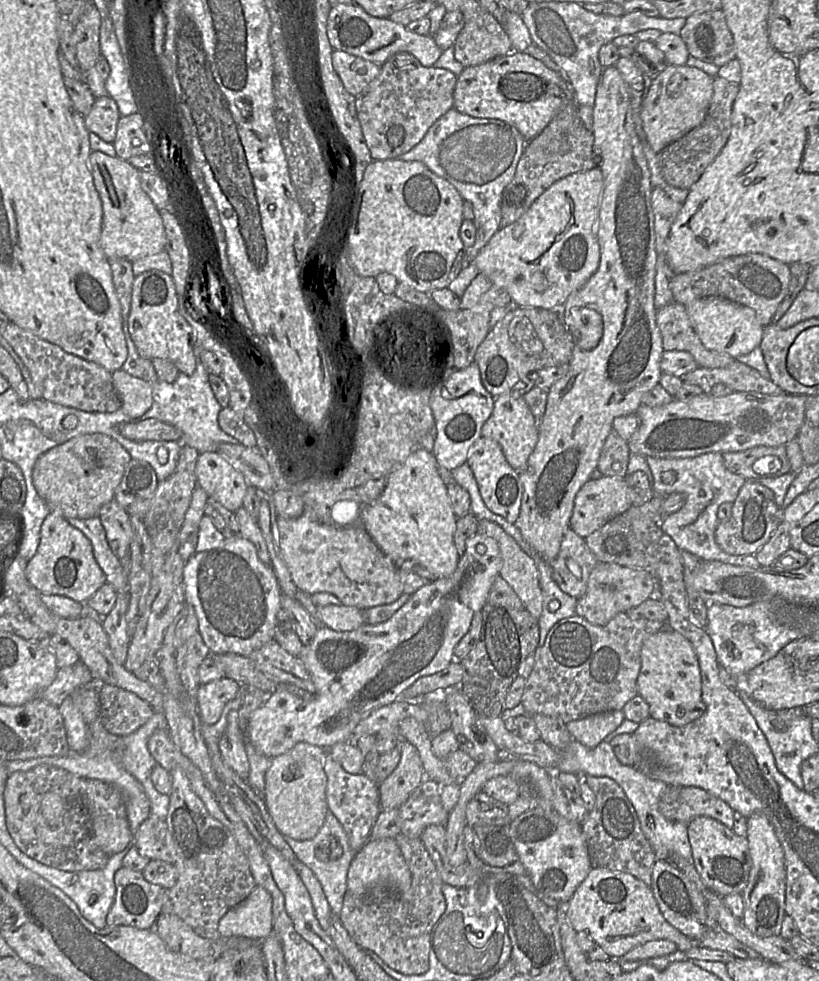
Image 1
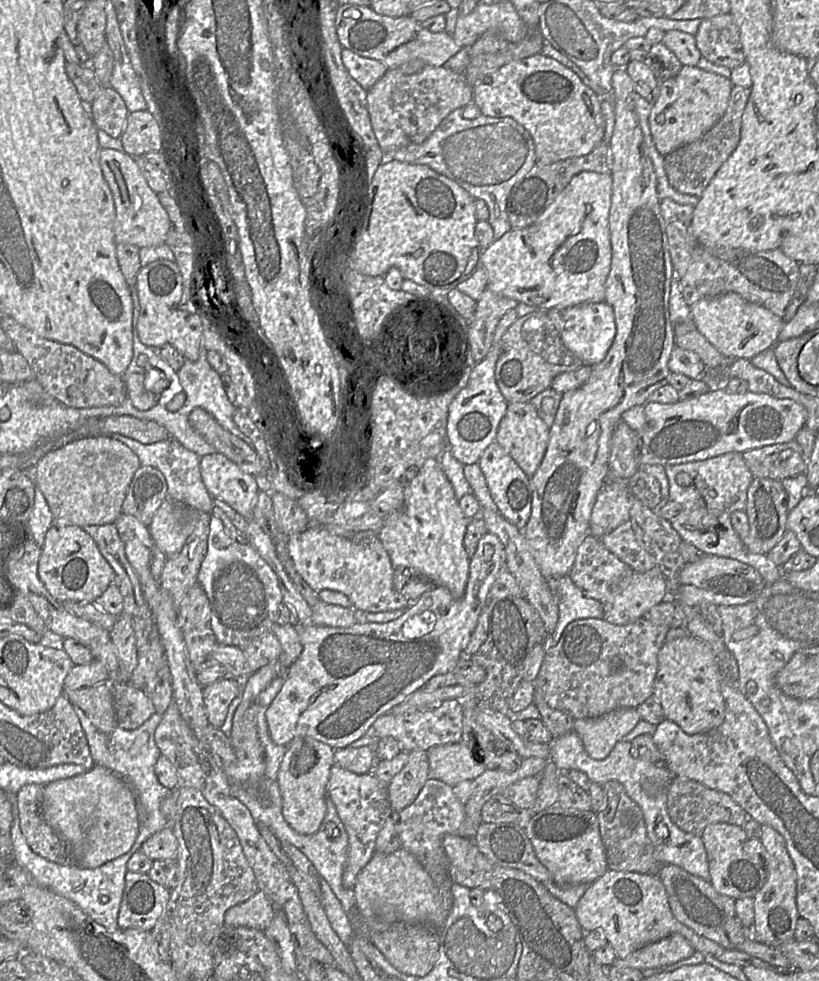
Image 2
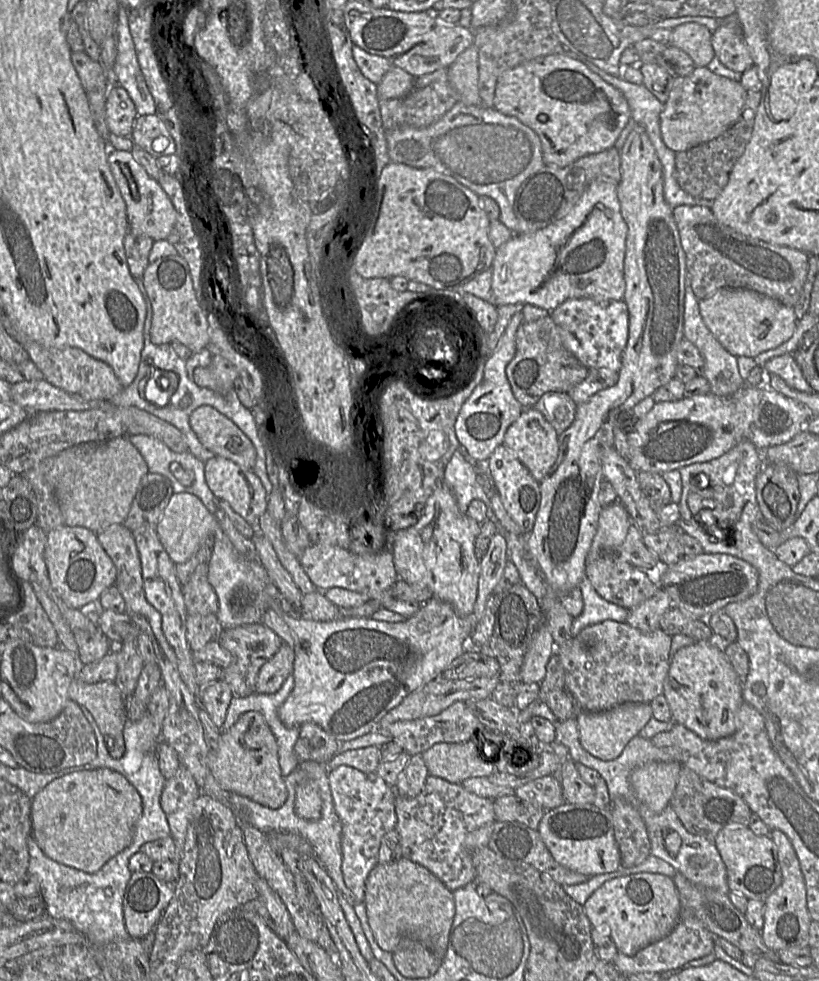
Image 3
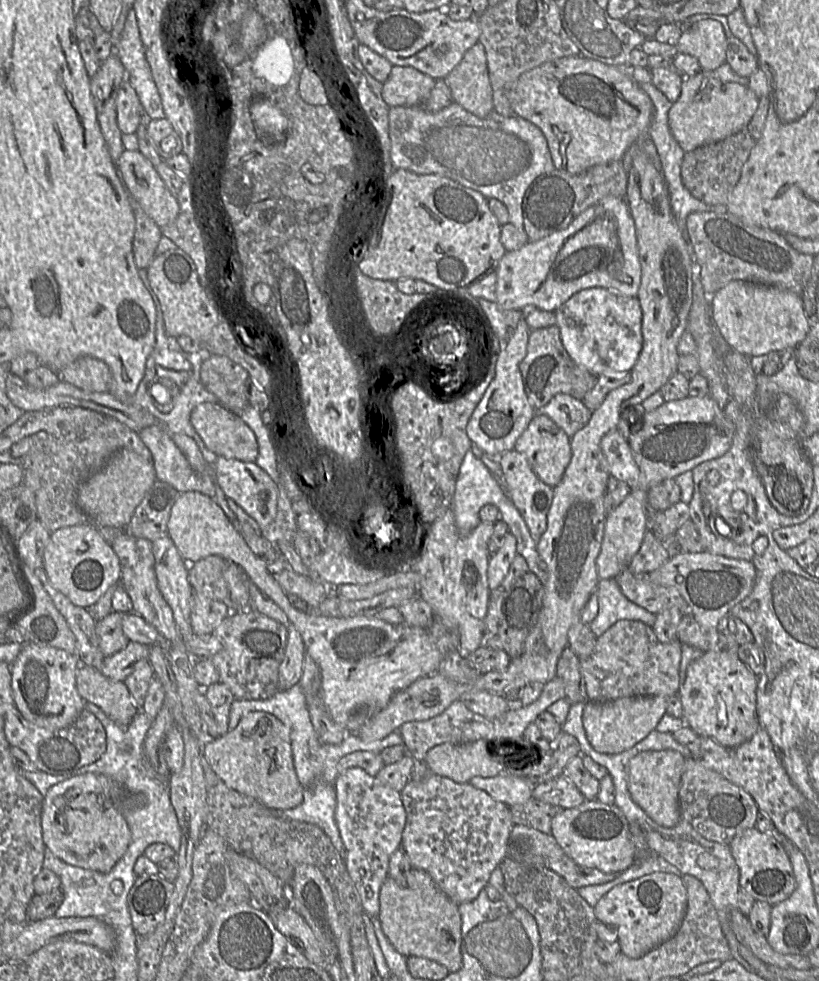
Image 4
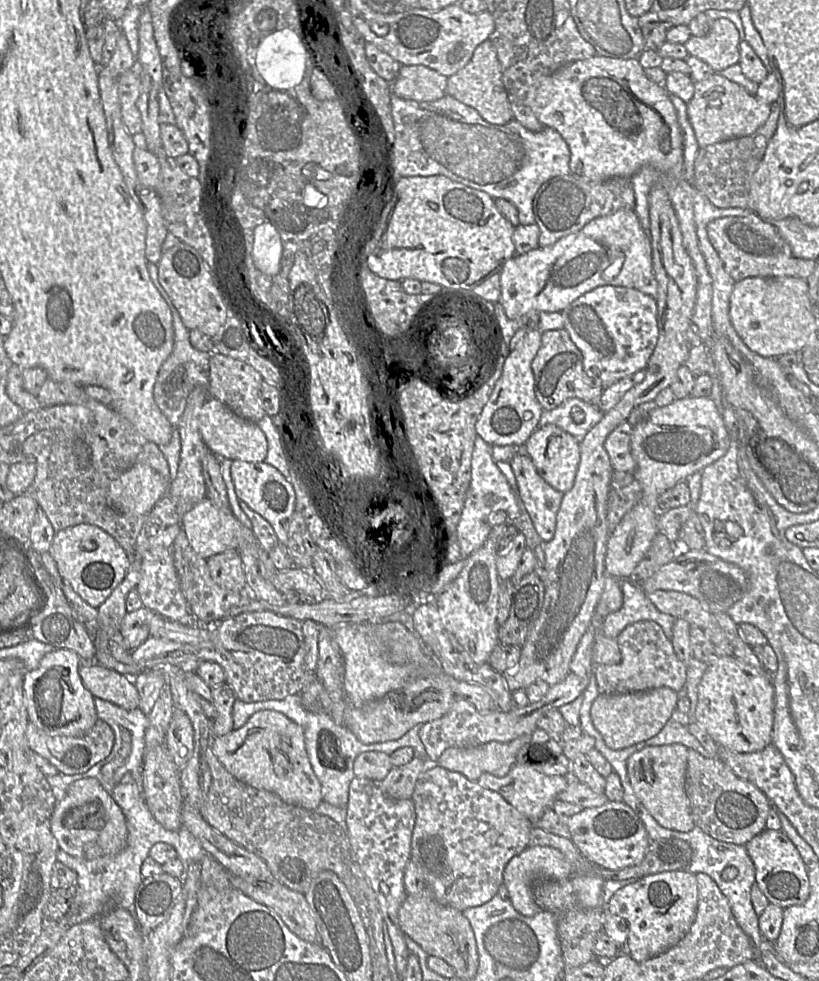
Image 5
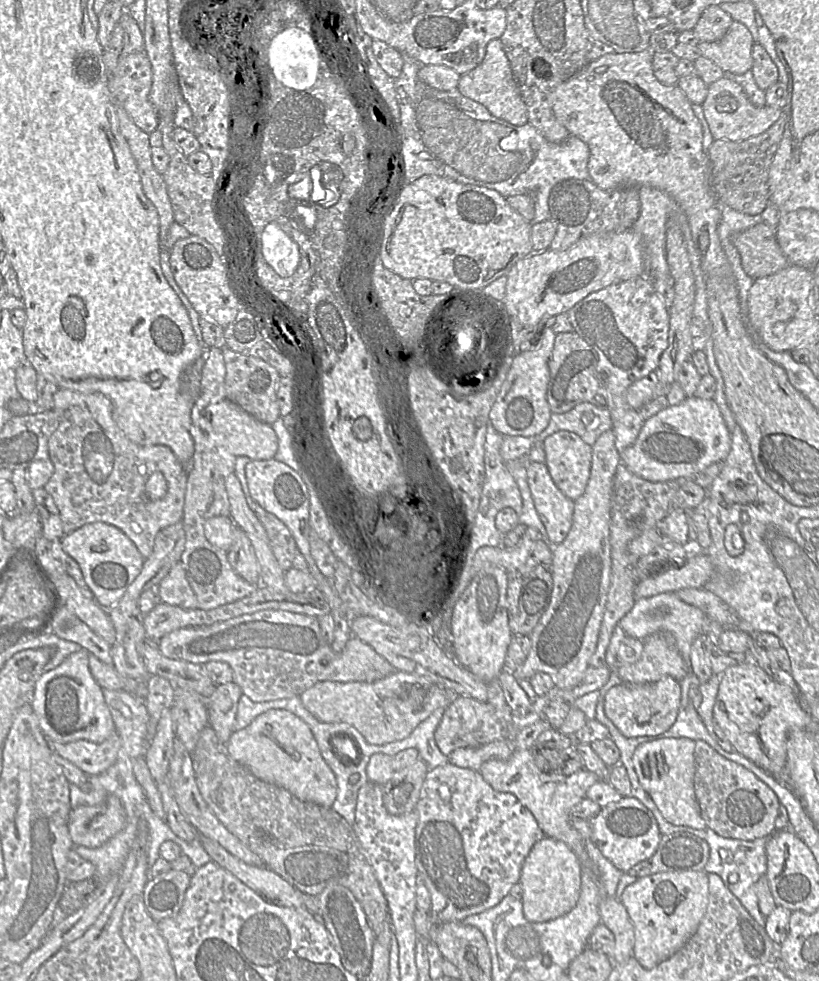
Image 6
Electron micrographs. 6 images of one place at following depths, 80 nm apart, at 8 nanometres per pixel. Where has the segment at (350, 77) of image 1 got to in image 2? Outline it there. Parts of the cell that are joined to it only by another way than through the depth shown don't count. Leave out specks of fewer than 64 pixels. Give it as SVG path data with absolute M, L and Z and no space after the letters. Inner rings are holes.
M343 49L341 56L343 64L352 78L367 91L389 69L383 62L360 56L349 49Z

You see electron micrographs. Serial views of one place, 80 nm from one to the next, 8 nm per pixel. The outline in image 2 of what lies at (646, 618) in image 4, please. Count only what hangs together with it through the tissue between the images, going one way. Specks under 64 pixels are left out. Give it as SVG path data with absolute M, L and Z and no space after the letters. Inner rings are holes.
M568 576L546 579L550 590L559 603L559 618L554 633L561 633L574 620L603 619L604 605L598 600L585 597Z

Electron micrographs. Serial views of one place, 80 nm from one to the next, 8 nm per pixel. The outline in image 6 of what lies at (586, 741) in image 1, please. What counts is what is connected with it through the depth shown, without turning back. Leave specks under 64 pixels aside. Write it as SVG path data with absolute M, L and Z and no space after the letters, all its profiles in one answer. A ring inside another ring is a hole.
M667 676L644 684L620 684L612 687L603 697L604 713L626 738L657 736L668 731L681 710L681 686Z

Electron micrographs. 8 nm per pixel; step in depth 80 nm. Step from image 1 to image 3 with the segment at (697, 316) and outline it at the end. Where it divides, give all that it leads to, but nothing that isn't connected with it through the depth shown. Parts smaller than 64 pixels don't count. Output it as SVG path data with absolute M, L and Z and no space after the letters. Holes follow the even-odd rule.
M722 288L699 301L703 321L717 341L735 357L754 358L789 340L797 324L793 307L744 288Z

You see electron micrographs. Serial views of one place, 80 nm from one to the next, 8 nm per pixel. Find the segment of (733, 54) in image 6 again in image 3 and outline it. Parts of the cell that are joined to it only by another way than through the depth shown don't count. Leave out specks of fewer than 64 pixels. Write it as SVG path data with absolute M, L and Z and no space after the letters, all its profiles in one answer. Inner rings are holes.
M689 22L672 29L669 44L688 54L695 67L707 67L715 58L711 38L712 32L707 27Z

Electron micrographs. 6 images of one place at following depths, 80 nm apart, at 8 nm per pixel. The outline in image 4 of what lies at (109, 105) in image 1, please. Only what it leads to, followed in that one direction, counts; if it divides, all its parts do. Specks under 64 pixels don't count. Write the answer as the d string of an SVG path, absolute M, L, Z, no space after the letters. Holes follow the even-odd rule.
M128 80L122 81L116 94L117 124L123 134L136 133L143 109L136 91Z

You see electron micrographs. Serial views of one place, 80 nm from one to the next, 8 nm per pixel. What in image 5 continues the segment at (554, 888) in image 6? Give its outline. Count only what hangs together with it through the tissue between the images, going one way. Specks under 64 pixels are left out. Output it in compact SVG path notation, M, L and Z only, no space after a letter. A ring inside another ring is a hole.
M548 846L528 847L507 863L503 872L503 886L509 893L509 899L513 907L523 916L533 916L544 911L536 903L533 896L533 882L537 879L571 879L573 874L573 864L559 850Z

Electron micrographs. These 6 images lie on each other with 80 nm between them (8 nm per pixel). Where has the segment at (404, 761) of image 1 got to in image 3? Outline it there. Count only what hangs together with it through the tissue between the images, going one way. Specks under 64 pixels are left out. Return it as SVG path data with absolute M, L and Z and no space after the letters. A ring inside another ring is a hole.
M422 754L413 755L399 774L394 787L397 797L414 798L421 793L429 776Z

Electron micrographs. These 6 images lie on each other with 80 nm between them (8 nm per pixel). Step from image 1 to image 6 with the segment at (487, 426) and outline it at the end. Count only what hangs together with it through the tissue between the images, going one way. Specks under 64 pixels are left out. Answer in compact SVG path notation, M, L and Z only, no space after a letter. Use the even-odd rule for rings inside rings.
M558 431L541 443L545 465L559 490L572 501L578 499L587 486L592 461L592 446L577 434Z

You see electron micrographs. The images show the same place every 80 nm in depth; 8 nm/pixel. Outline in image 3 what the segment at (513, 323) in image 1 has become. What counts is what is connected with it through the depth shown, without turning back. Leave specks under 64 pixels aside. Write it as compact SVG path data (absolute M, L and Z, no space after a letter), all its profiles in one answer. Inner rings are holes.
M550 315L523 322L516 332L515 341L516 352L506 367L506 376L514 397L524 408L532 408L547 392L568 393L588 374L588 369L563 346Z

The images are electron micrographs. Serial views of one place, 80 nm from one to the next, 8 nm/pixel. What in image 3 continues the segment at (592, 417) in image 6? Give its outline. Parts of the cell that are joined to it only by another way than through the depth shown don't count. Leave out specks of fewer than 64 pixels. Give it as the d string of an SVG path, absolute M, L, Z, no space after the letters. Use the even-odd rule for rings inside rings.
M547 392L533 406L551 424L558 434L574 421L577 404L568 393Z

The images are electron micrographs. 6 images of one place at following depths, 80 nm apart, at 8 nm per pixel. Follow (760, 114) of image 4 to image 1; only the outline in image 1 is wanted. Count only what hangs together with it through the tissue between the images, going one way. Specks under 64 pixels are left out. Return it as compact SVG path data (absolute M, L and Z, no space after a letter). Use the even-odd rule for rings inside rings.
M719 76L713 78L713 95L703 122L657 153L665 181L676 188L689 190L719 155L730 136L732 108L739 92L739 84Z

